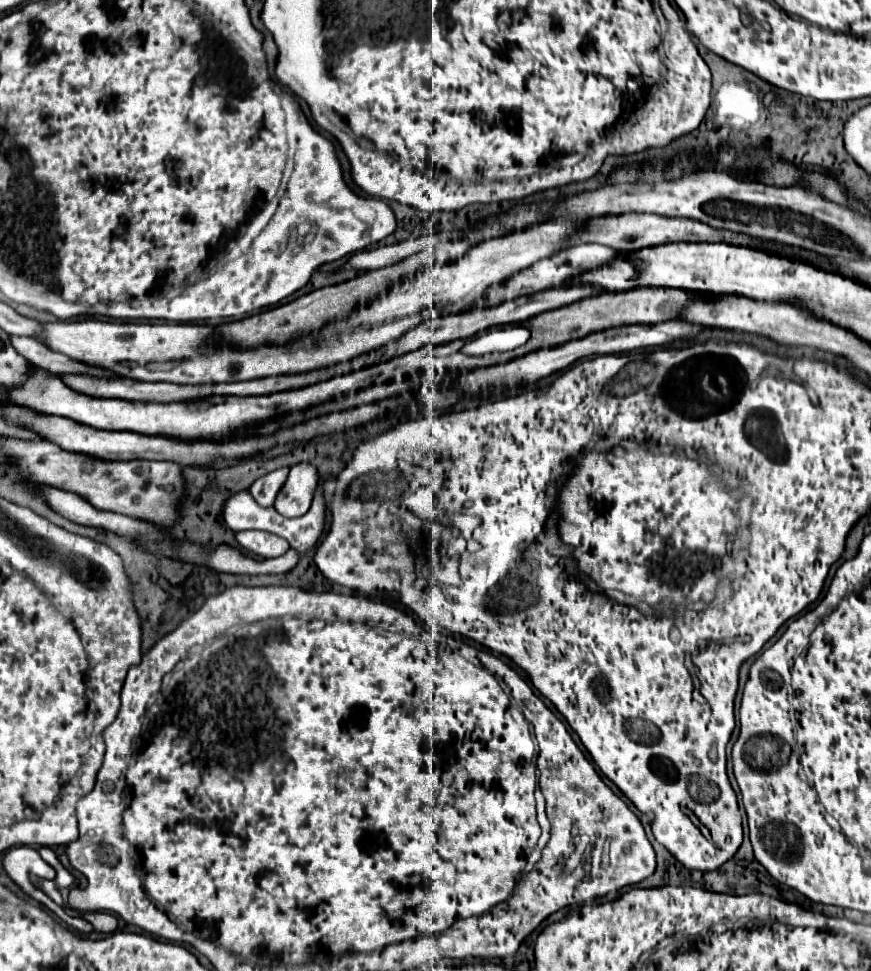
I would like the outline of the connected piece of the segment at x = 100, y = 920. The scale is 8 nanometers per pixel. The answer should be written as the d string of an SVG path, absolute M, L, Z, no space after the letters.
M94 911L94 913L80 913L80 917L86 919L88 923L92 923L94 929L100 931L100 933L114 933L116 927L118 927L116 917L110 915L110 913L98 913L98 911Z

